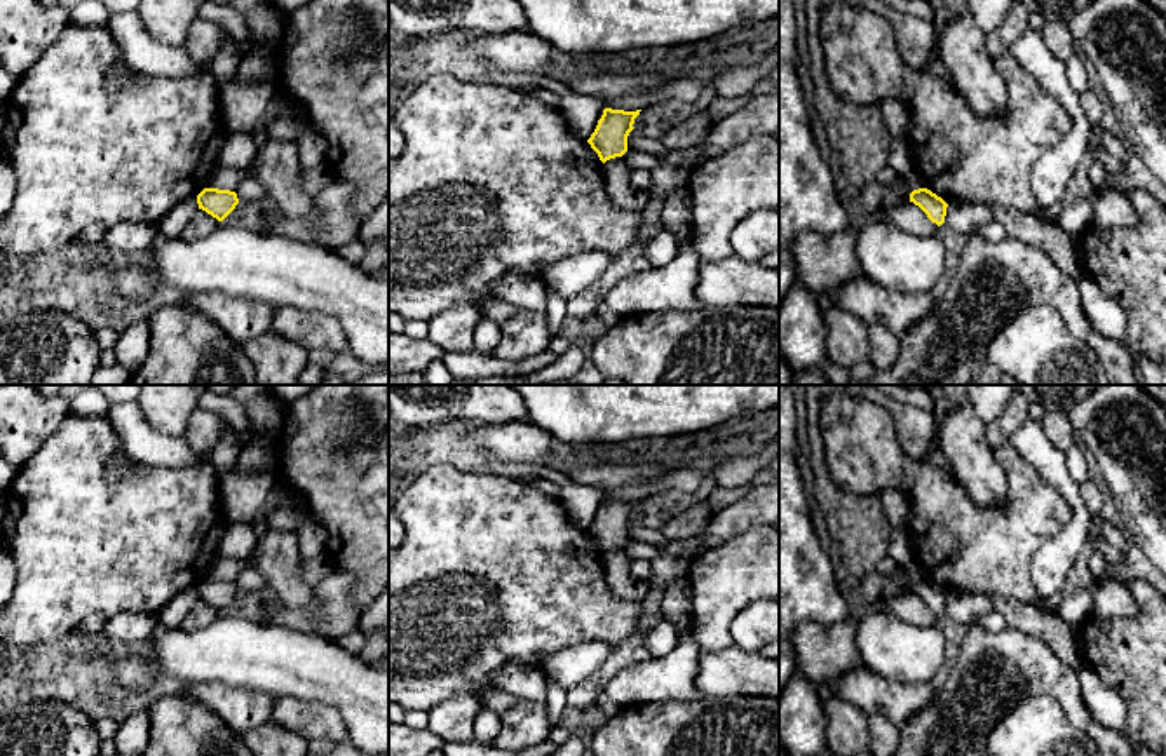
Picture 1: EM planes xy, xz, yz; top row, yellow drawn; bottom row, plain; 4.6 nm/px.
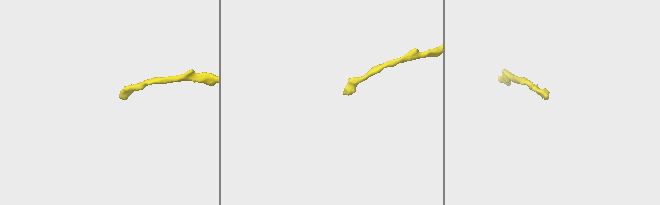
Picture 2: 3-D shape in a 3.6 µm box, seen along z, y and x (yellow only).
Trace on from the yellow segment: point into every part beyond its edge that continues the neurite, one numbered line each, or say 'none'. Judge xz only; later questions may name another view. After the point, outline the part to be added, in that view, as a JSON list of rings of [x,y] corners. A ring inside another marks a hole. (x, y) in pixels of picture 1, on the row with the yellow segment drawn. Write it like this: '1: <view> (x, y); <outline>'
none

